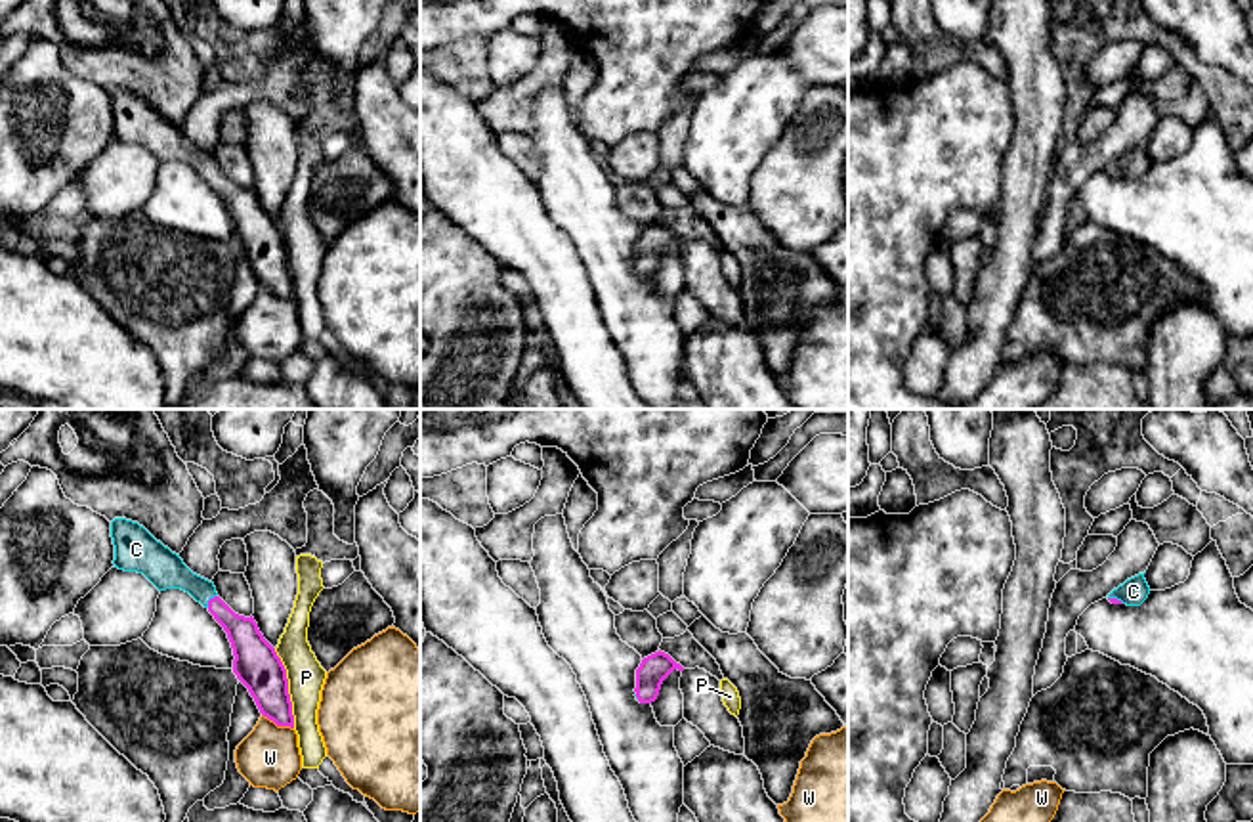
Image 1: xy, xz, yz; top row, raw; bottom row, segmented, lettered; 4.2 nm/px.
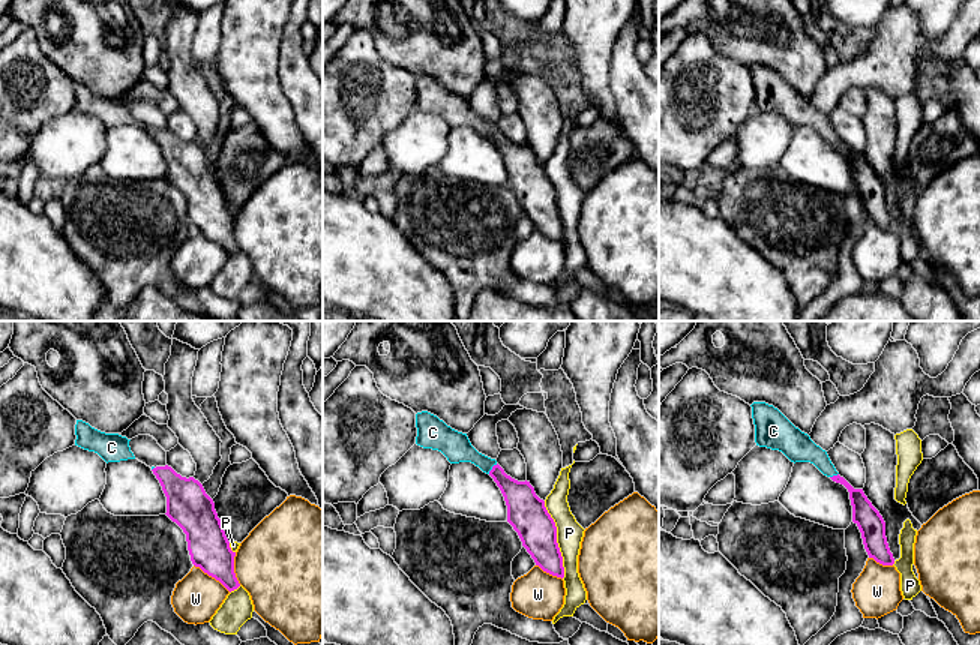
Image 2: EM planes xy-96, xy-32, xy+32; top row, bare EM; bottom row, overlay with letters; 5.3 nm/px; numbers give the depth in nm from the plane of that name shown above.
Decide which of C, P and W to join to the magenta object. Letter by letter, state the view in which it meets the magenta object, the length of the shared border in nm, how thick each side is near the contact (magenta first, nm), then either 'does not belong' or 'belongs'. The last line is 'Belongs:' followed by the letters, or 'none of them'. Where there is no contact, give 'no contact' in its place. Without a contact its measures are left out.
C: xy | 70 nm | 140/160 nm | belongs
P: xy | 340 nm | 190/160 nm | does not belong
W: xy | 150 nm | 190/260 nm | does not belong
Belongs: C

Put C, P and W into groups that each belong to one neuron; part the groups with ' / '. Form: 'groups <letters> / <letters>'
groups C / P / W

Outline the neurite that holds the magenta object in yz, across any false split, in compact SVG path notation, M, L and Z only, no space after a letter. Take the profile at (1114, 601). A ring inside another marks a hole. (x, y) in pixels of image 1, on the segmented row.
M1138 573L1131 579L1127 579L1123 585L1114 589L1108 595L1108 600L1112 604L1127 604L1127 606L1140 606L1150 595L1150 587L1144 579L1144 573Z

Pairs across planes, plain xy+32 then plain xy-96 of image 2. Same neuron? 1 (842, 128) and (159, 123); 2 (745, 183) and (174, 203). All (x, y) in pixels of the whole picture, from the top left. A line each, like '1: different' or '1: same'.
1: different
2: same

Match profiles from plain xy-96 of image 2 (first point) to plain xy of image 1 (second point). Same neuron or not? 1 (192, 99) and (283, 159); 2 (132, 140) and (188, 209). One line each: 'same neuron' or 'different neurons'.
1: same neuron
2: same neuron

